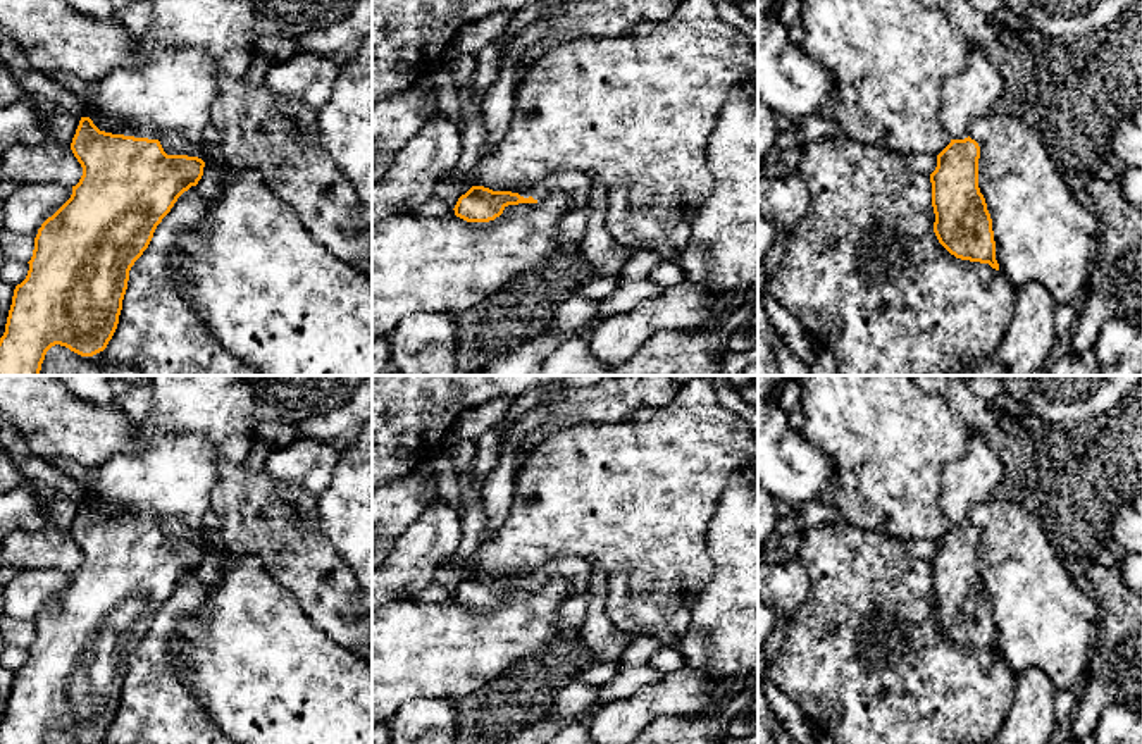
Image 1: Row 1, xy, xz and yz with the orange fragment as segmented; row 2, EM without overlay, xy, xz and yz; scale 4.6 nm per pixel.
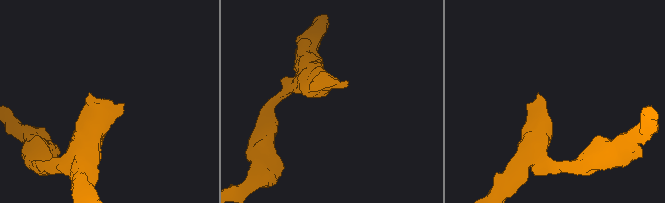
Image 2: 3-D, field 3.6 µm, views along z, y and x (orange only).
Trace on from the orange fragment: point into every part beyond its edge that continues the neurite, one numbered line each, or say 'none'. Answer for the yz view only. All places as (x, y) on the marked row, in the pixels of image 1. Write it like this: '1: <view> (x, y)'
1: yz (972, 93)

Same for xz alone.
1: xz (574, 185)

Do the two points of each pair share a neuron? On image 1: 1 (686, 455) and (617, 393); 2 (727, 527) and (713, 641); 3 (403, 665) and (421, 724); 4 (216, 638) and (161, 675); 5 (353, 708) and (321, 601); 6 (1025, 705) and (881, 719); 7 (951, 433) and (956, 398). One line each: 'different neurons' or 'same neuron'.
1: different neurons
2: same neuron
3: different neurons
4: different neurons
5: different neurons
6: different neurons
7: different neurons

